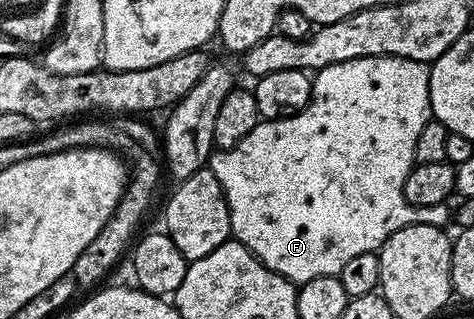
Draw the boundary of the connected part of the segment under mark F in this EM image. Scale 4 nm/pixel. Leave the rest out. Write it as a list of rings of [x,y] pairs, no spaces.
[[[361,57],[360,59],[348,59],[344,63],[332,63],[332,67],[324,67],[317,70],[312,77],[313,94],[310,101],[307,102],[303,109],[297,113],[292,113],[289,116],[281,117],[278,120],[259,120],[256,127],[252,127],[252,131],[248,131],[248,135],[244,135],[244,139],[240,139],[240,143],[236,143],[236,147],[231,149],[223,149],[215,152],[208,162],[208,168],[214,173],[219,185],[222,188],[222,193],[226,198],[227,207],[230,211],[230,231],[233,240],[242,242],[263,265],[271,269],[273,273],[279,273],[281,277],[285,277],[291,283],[305,283],[316,279],[317,277],[333,277],[341,274],[344,263],[349,263],[351,259],[356,259],[356,255],[364,255],[365,253],[372,253],[381,250],[382,244],[392,236],[396,231],[400,231],[409,225],[426,225],[436,226],[438,228],[445,228],[451,217],[450,208],[447,204],[430,204],[428,207],[420,208],[416,205],[410,205],[406,202],[406,196],[402,188],[406,182],[406,176],[410,174],[412,166],[415,164],[414,148],[416,147],[416,139],[420,139],[420,131],[424,131],[426,122],[431,120],[432,114],[430,111],[430,65],[425,61],[413,61],[412,59],[404,59],[403,57]]]

